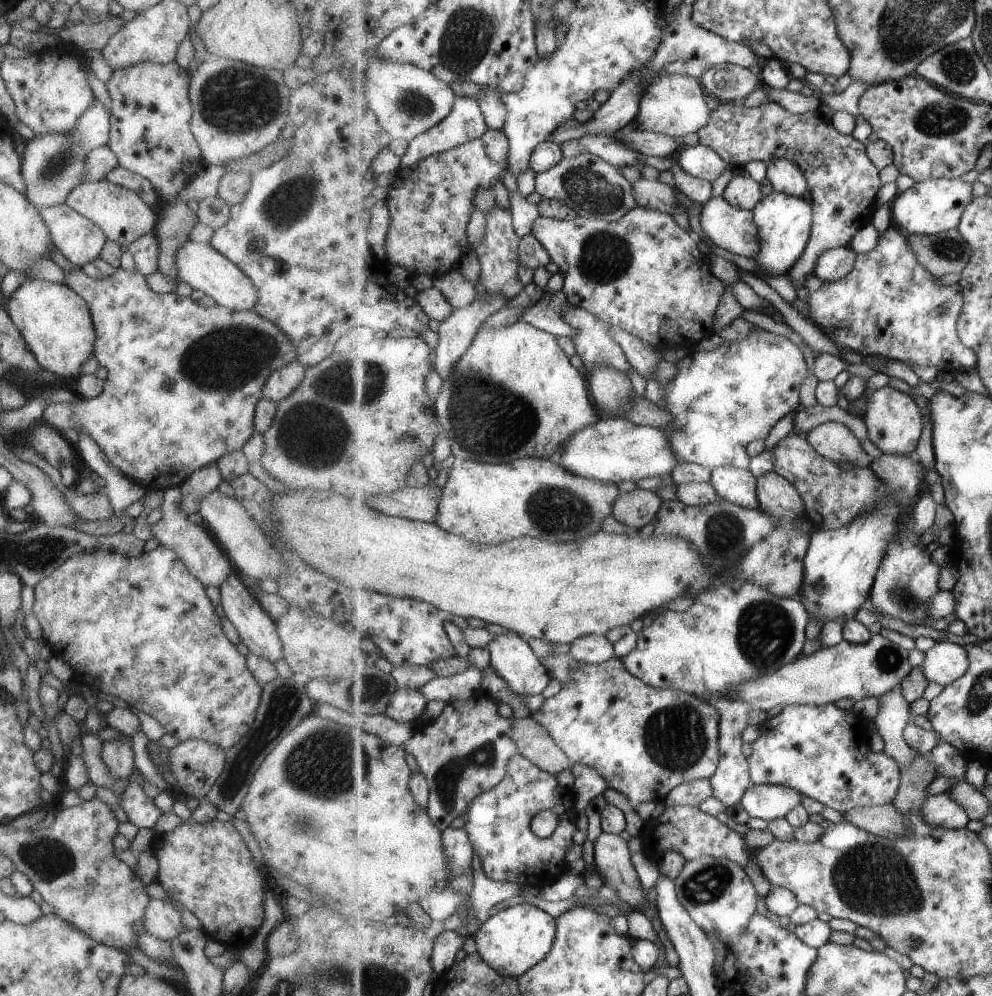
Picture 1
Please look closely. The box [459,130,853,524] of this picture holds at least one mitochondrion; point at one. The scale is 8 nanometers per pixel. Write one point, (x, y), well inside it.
(605, 257)

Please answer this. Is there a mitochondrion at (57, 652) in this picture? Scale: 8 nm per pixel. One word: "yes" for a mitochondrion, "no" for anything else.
no

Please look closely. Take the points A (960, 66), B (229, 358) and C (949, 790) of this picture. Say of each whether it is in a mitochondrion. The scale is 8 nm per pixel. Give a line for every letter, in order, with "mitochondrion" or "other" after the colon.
A: mitochondrion
B: mitochondrion
C: other

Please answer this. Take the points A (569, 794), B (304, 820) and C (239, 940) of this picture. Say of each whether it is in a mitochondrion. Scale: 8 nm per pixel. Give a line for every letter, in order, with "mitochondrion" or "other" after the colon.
A: other
B: mitochondrion
C: other

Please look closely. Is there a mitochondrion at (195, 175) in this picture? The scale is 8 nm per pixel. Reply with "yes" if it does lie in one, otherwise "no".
no

